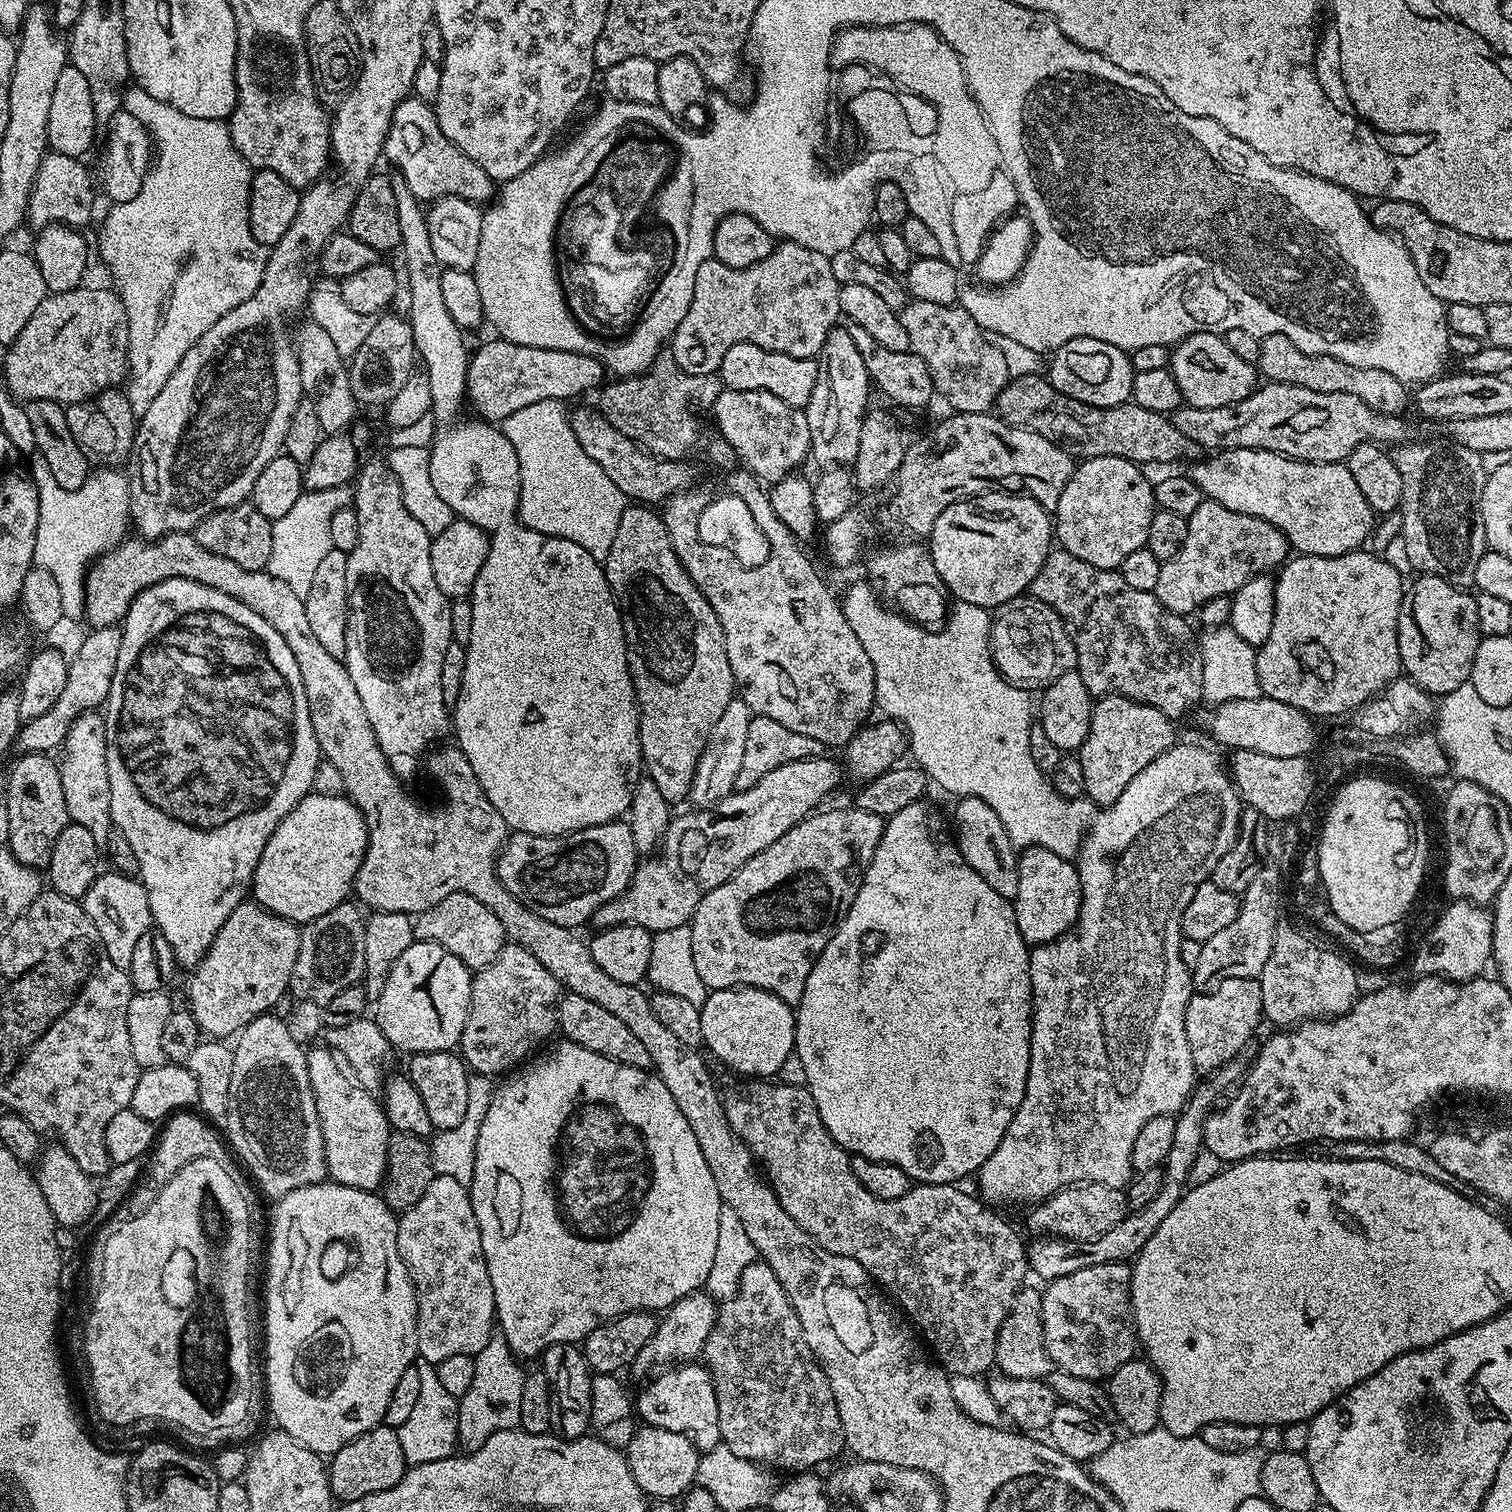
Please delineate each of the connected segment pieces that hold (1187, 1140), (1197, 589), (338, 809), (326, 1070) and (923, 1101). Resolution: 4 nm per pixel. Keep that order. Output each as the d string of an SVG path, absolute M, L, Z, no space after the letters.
M1204 1082L1197 1083L1191 1096L1176 1116L1174 1126L1176 1147L1166 1161L1162 1191L1146 1207L1129 1211L1128 1216L1122 1218L1122 1222L1118 1222L1118 1226L1106 1230L1106 1234L1093 1240L1061 1240L1059 1236L1037 1235L1033 1239L1036 1241L1033 1244L1029 1243L1026 1248L1029 1269L1033 1273L1037 1272L1042 1278L1041 1281L1047 1282L1057 1280L1059 1276L1074 1274L1074 1270L1082 1270L1086 1266L1118 1264L1131 1261L1136 1257L1142 1250L1142 1246L1146 1246L1146 1242L1150 1242L1154 1230L1158 1230L1158 1226L1162 1226L1166 1214L1170 1214L1170 1210L1174 1210L1174 1206L1178 1206L1181 1196L1184 1195L1190 1170L1194 1166L1201 1148L1204 1147L1204 1123L1217 1104L1215 1086L1204 1084Z
M1207 498L1187 518L1186 542L1174 558L1161 563L1155 591L1166 610L1182 617L1212 600L1231 597L1252 576L1271 573L1289 559L1288 537L1262 518L1226 510Z
M311 791L294 810L290 810L290 814L286 814L286 818L282 818L282 822L278 822L274 834L270 834L270 842L266 842L266 850L262 850L262 858L258 858L258 866L252 875L251 899L266 911L278 914L297 926L322 918L322 914L330 914L334 906L345 903L353 895L367 845L368 827L355 802L344 794L331 796Z
M319 1047L307 1049L306 1070L310 1070L310 1086L314 1090L322 1126L328 1176L337 1184L376 1192L383 1185L388 1171L388 1115L373 1093L356 1083L347 1071L340 1072L341 1061L331 1048Z
M921 802L911 804L898 814L887 817L882 834L882 842L878 842L878 850L874 850L874 858L870 858L870 866L862 878L862 886L850 906L850 910L844 915L835 934L830 938L826 950L818 958L814 970L810 970L810 978L806 978L806 990L802 990L802 998L799 1004L795 1005L796 1014L796 1046L794 1053L802 1060L802 1066L806 1068L806 1087L808 1093L814 1098L814 1106L818 1106L818 1114L822 1114L822 1122L826 1130L849 1154L865 1156L878 1162L890 1162L896 1164L898 1170L906 1170L908 1177L916 1184L956 1184L964 1182L968 1175L979 1173L980 1168L998 1150L998 1142L1002 1142L1002 1134L1006 1134L1006 1126L1014 1118L1018 1106L1022 1106L1022 1094L1026 1094L1026 1078L1030 1070L1030 1042L1032 1041L1032 983L1030 982L1030 948L1024 943L1022 934L1018 934L1016 925L1016 909L1007 900L1003 900L997 892L962 858L962 854L956 848L956 842L953 833L944 825L944 820L932 808L927 808L927 803Z

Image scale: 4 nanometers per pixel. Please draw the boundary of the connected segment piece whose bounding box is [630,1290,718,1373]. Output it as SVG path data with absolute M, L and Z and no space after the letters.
M704 1290L686 1294L678 1302L674 1302L672 1307L659 1317L654 1338L650 1338L650 1342L646 1342L642 1350L638 1350L638 1358L630 1365L631 1371L651 1373L661 1366L695 1361L704 1351L710 1330L714 1330L717 1311L717 1301Z

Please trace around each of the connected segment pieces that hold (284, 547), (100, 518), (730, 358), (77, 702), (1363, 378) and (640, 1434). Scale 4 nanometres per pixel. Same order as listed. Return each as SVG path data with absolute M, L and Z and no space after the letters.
M347 484L334 486L330 490L305 490L287 514L272 521L274 546L270 546L270 562L266 571L274 574L274 578L282 578L282 582L286 582L294 594L308 596L310 582L314 582L314 574L322 558L326 558L326 554L330 554L333 548L330 538L331 519L338 511L349 507L353 500L353 489Z
M36 454L31 460L32 480L36 483L40 499L38 530L34 538L34 564L42 570L50 570L60 591L64 620L80 622L84 620L89 568L98 557L119 546L130 532L128 477L115 467L100 466L97 472L95 469L86 478L86 482L82 482L82 486L78 486L78 490L62 490L62 486L54 482L54 474L48 472L46 458Z
M742 342L726 350L726 358L722 358L718 375L724 388L766 390L770 394L778 394L778 398L790 406L807 409L816 392L816 383L821 383L822 368L815 359L790 358L790 354L778 354L774 350L762 350L762 346Z
M119 627L93 628L87 633L84 645L68 661L68 677L66 690L58 697L58 702L42 718L25 720L21 723L20 732L16 735L15 747L21 753L42 752L51 753L51 748L59 749L63 745L66 734L72 723L83 712L99 709L107 701L110 694L110 682L114 670L118 666L118 650L122 650L122 631Z
M1270 334L1260 341L1262 358L1258 365L1258 372L1265 381L1278 384L1293 384L1302 386L1306 390L1319 392L1345 392L1362 398L1368 408L1376 412L1385 412L1390 416L1403 413L1404 407L1409 407L1410 392L1401 381L1394 378L1394 374L1386 374L1386 370L1370 370L1362 366L1350 366L1333 356L1315 356L1306 354L1286 338L1286 334Z
M640 1426L628 1440L626 1455L634 1482L653 1501L675 1501L697 1483L696 1471L702 1453L689 1436L674 1434L674 1430Z

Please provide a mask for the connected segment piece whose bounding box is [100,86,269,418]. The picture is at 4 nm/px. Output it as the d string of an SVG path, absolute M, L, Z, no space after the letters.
M138 86L125 88L122 108L134 114L148 129L154 155L138 194L134 194L130 202L109 207L100 232L100 256L128 315L126 395L132 404L132 413L139 418L146 414L150 402L158 398L186 350L190 350L218 318L230 314L234 306L256 293L266 270L269 249L259 244L250 230L248 199L254 172L233 146L225 121L190 118L190 114L158 102L158 98L150 98L150 94Z

